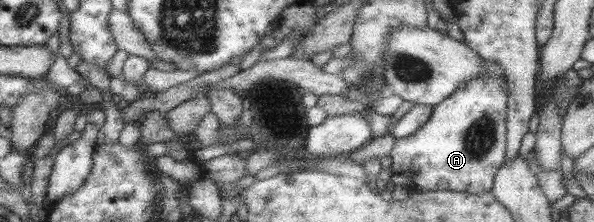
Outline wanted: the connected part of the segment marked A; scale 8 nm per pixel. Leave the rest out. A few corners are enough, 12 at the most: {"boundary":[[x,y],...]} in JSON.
{"boundary":[[504,70],[482,71],[395,139],[421,192],[487,194],[507,157]]}

